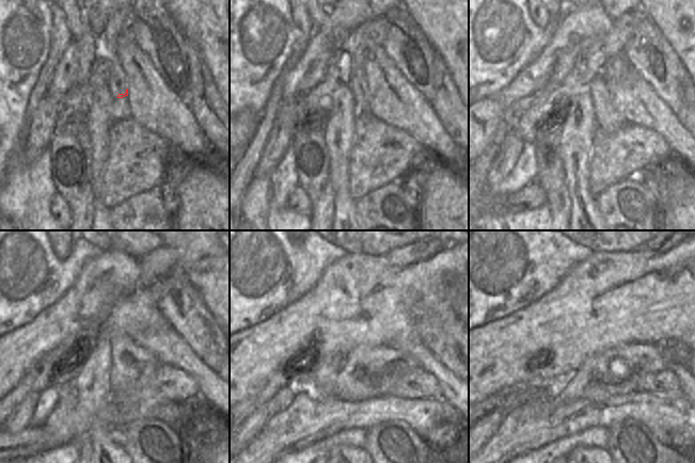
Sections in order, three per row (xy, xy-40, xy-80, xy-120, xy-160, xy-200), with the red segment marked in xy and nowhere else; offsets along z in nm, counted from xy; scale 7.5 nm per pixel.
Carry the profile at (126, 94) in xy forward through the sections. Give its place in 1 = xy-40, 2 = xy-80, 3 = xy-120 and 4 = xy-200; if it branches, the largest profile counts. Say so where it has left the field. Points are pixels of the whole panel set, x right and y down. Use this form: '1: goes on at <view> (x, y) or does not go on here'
1: goes on at xy-40 (361, 100)
2: goes on at xy-80 (607, 118)
3: goes on at xy-120 (128, 358)
4: goes on at xy-200 (617, 370)

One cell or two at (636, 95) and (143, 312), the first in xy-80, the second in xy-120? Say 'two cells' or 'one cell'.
two cells

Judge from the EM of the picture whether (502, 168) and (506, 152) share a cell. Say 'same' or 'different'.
same

